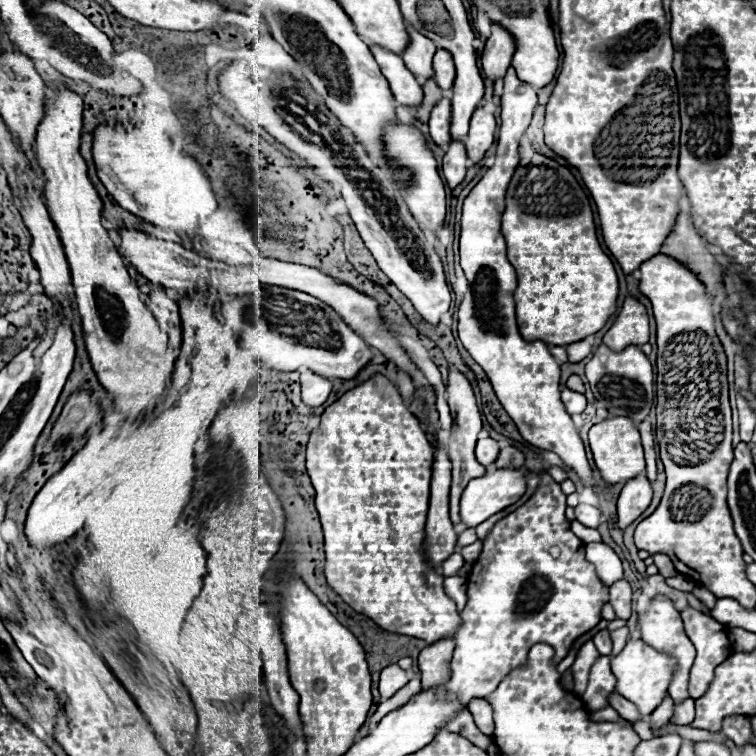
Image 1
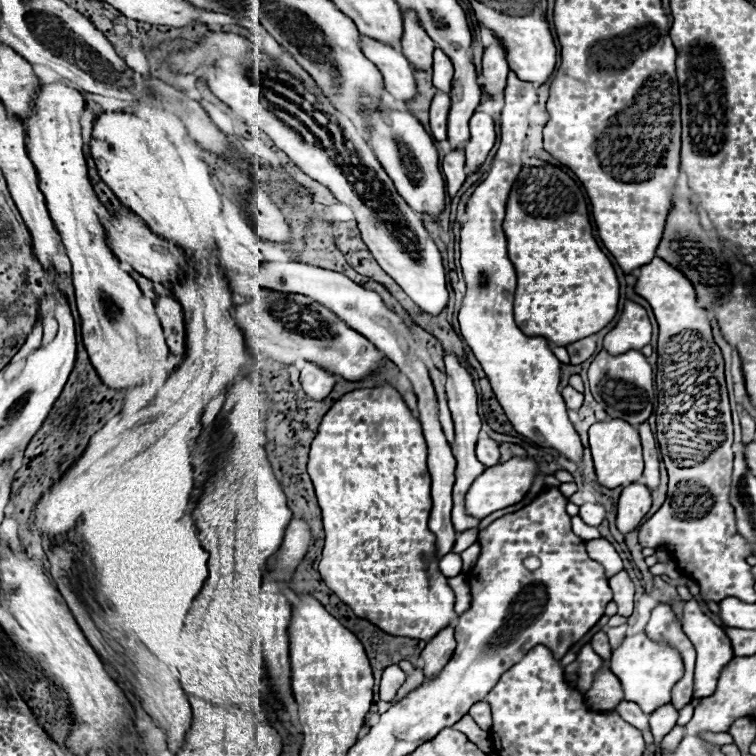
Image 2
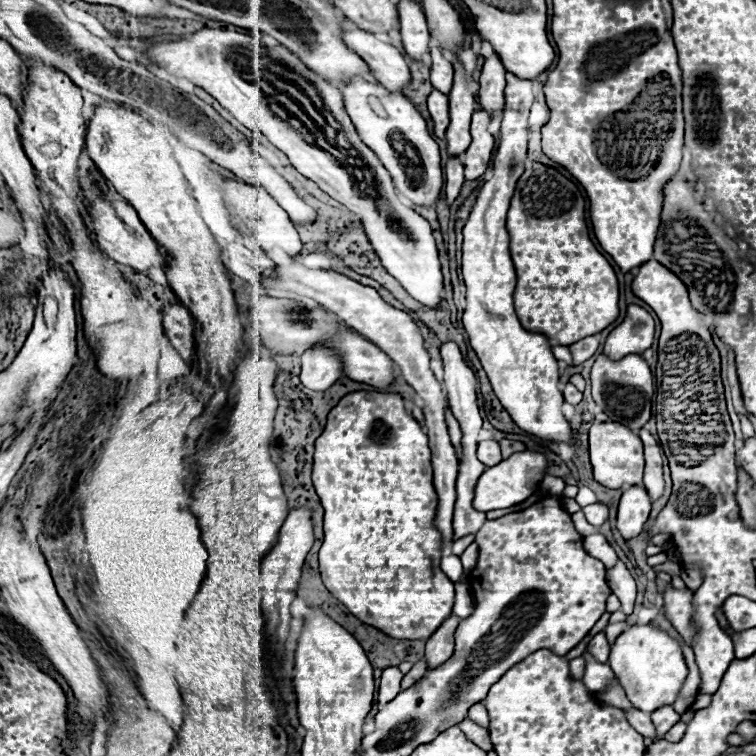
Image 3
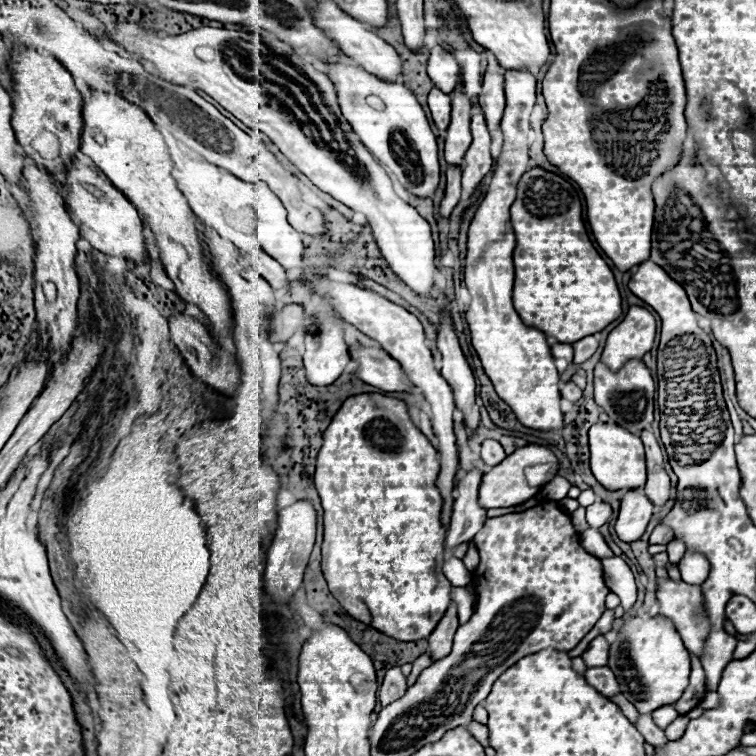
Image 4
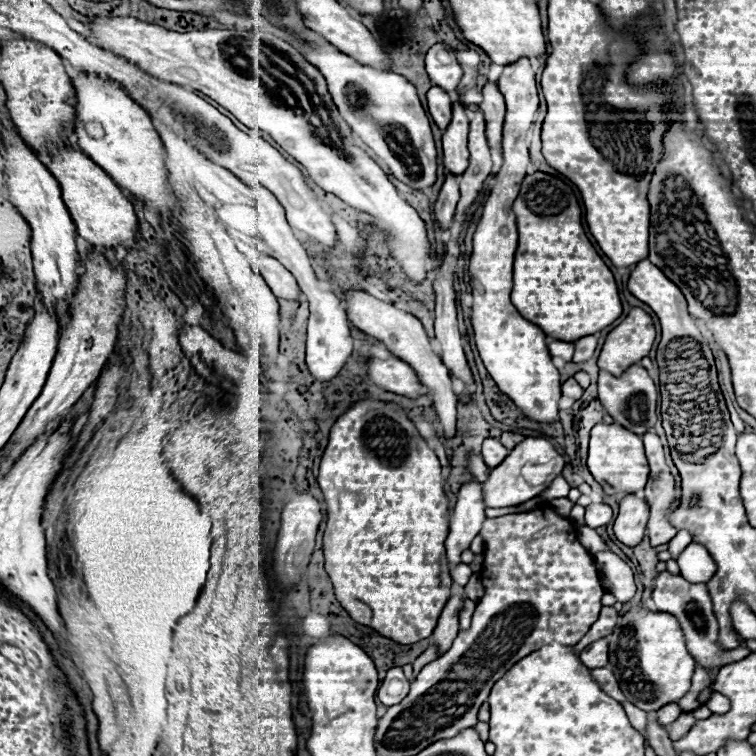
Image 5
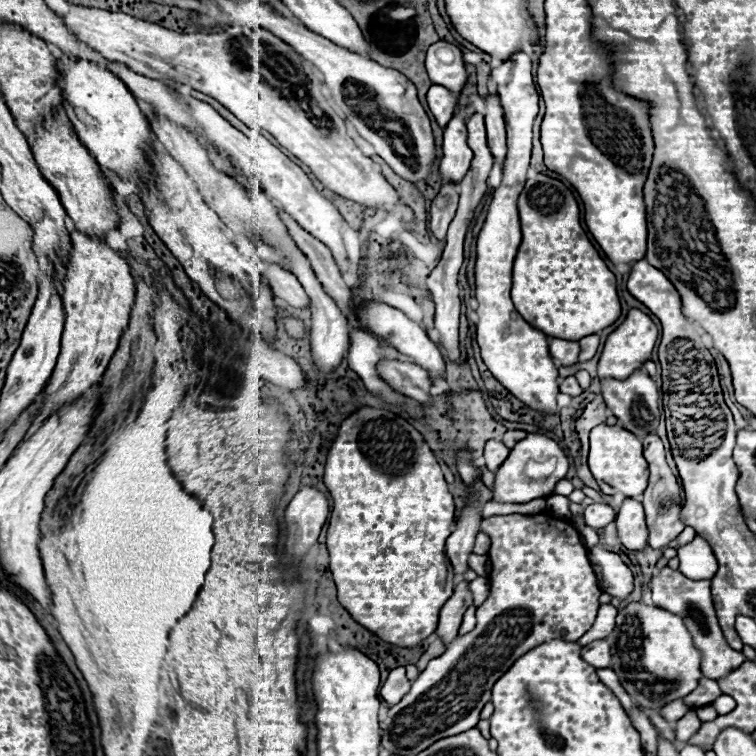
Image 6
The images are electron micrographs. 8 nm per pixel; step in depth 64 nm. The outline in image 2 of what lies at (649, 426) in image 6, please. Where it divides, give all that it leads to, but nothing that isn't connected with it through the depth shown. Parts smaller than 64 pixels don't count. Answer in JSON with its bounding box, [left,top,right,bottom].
[588,350,654,428]

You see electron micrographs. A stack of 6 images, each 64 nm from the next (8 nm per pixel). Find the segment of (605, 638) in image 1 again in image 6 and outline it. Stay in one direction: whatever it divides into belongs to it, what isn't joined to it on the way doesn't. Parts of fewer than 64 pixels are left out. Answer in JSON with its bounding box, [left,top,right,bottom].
[582,640,610,668]

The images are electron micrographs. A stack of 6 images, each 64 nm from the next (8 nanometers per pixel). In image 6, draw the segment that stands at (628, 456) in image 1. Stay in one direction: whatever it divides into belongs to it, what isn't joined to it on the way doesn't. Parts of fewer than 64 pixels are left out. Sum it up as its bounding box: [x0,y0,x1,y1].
[590,424,648,498]

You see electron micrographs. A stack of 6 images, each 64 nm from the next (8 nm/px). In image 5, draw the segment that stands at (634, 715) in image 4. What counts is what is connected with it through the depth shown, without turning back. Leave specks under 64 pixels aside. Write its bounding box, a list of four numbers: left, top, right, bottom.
[622,702,650,746]

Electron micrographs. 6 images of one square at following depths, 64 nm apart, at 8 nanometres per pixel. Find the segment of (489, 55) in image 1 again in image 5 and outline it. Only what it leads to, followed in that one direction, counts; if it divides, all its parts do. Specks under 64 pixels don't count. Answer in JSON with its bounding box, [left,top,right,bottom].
[480,84,504,150]

